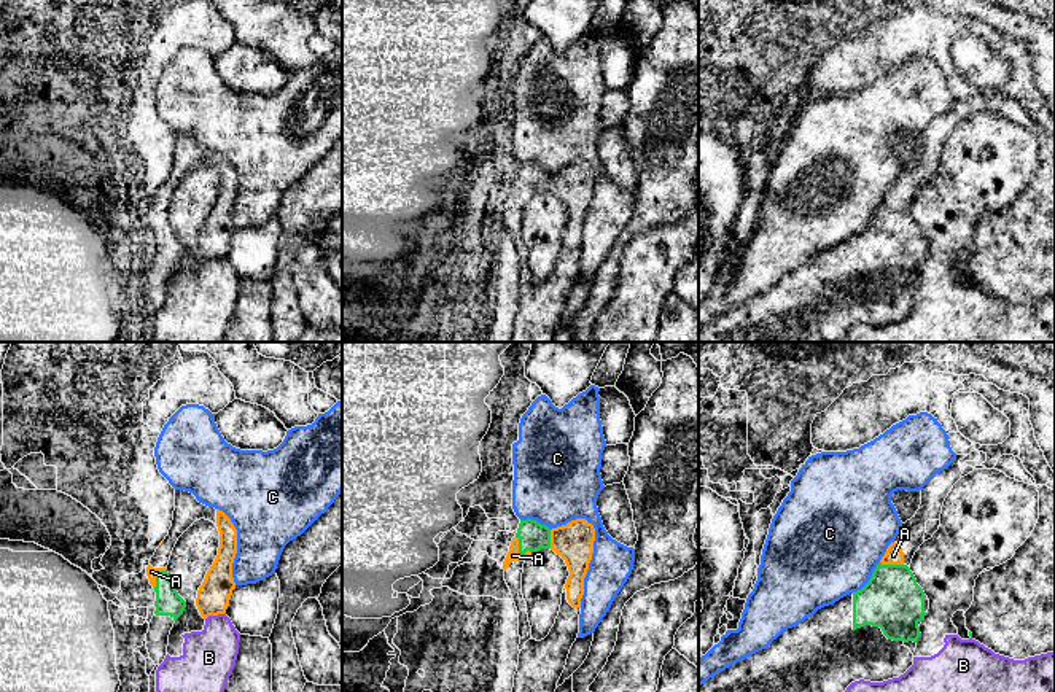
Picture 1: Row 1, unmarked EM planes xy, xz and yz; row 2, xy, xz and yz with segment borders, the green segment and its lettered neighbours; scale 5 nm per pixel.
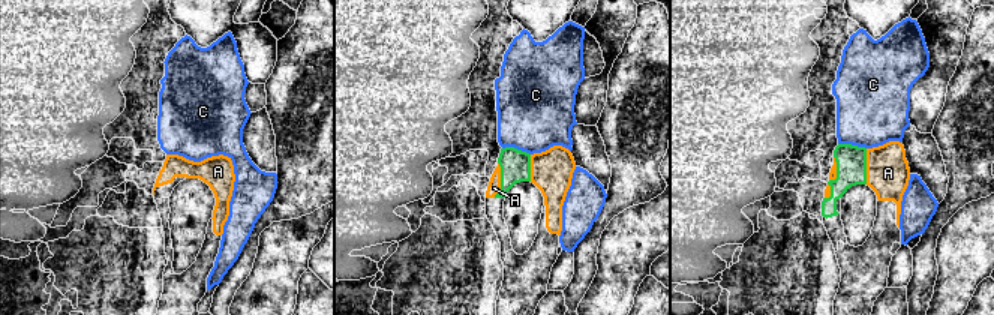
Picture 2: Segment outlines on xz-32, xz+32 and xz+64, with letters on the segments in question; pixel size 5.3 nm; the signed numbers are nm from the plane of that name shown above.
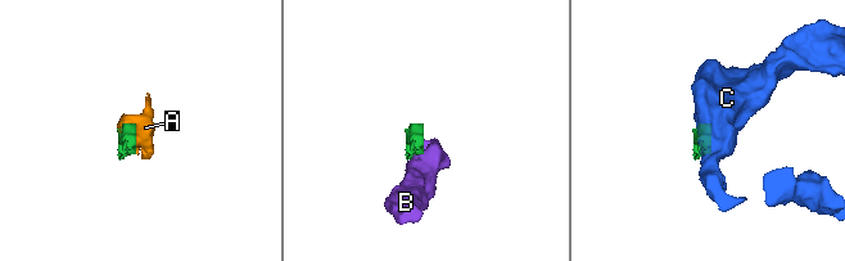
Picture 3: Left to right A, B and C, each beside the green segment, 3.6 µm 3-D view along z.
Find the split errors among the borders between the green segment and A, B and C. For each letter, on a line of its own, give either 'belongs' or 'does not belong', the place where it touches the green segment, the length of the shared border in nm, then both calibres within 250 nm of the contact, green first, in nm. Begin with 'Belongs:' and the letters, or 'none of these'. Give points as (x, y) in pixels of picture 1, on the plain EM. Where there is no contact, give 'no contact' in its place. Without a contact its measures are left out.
Belongs: A
A: belongs; meets green in xz at (519, 191); contact 120 nm long; 150 nm thick on the green side, 60 nm on the other
B: does not belong; meets green in yz at (918, 279); contact 30 nm long; 300 nm thick on the green side, 20 nm on the other
C: does not belong; meets green in yz at (869, 223); contact 220 nm long; 300 nm thick on the green side, 480 nm on the other

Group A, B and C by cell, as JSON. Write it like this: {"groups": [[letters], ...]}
{"groups": [["A"], ["B"], ["C"]]}

